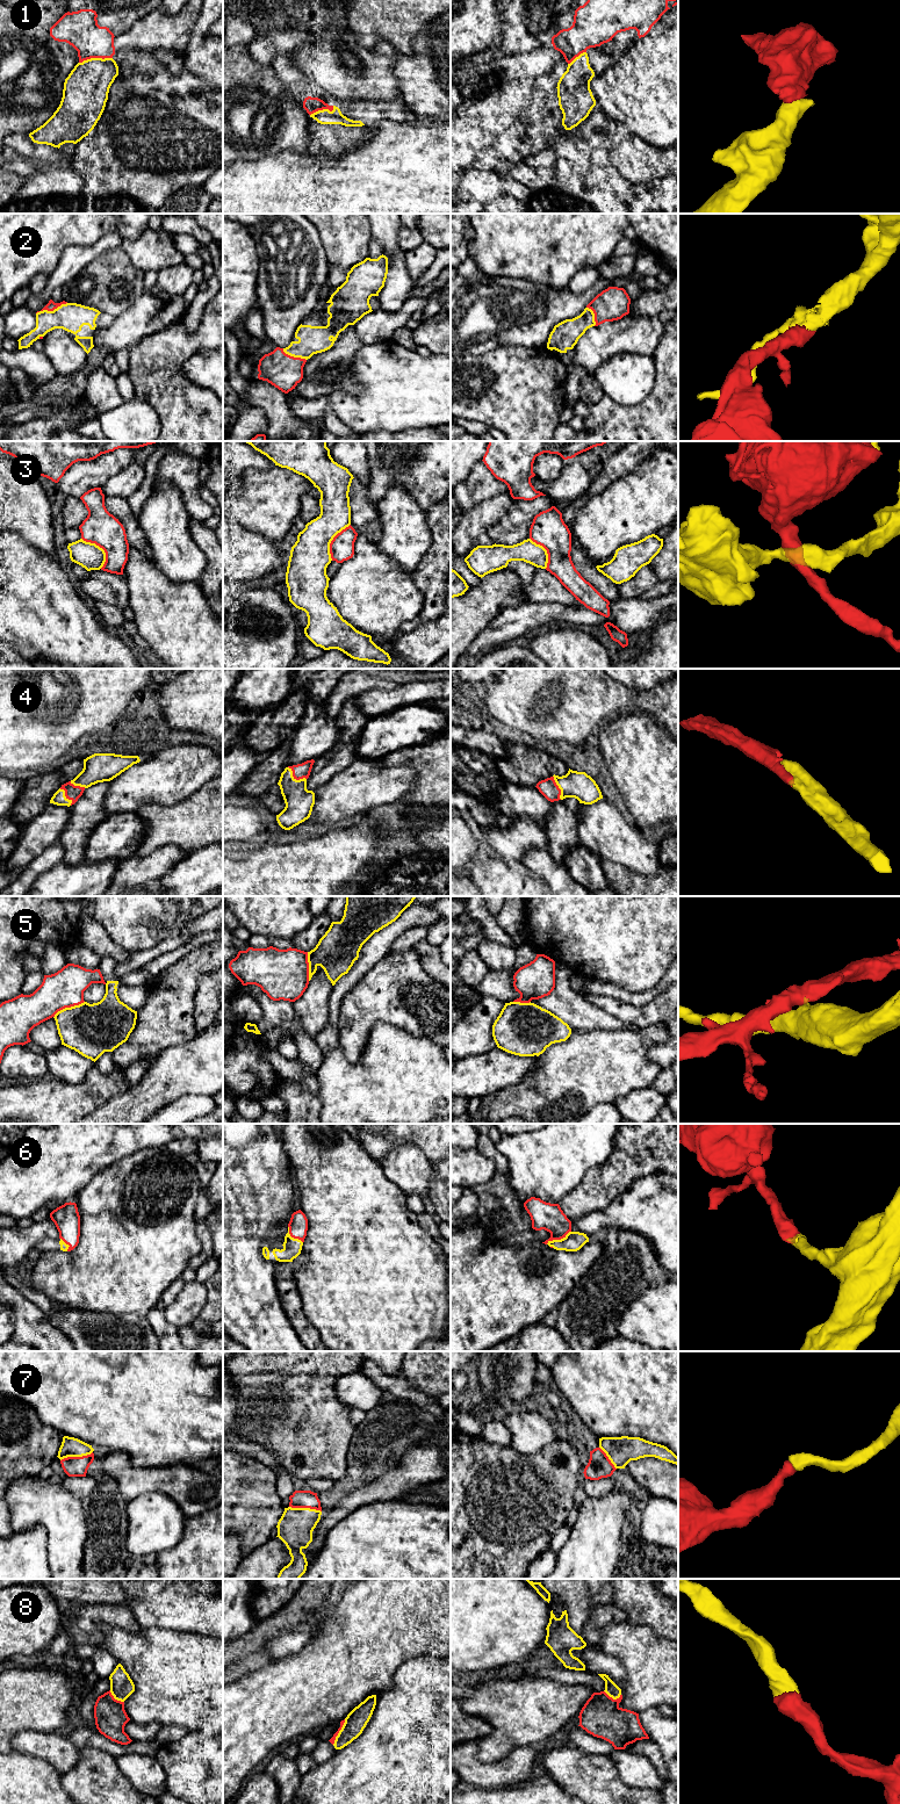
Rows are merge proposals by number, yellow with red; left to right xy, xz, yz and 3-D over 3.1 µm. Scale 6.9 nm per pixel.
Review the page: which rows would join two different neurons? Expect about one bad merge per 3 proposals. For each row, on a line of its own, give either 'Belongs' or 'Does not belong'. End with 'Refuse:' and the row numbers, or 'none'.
1: Does not belong
2: Belongs
3: Does not belong
4: Belongs
5: Does not belong
6: Belongs
7: Belongs
8: Belongs
Refuse: 1, 3, 5

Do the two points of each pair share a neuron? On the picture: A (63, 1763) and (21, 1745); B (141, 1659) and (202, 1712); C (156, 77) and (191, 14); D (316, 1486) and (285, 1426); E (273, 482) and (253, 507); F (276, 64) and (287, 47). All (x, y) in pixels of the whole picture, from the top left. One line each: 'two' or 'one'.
A: one
B: one
C: two
D: two
E: one
F: two

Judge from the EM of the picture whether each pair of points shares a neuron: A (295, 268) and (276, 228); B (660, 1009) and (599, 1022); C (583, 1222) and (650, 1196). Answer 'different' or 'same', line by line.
A: same
B: different
C: same

